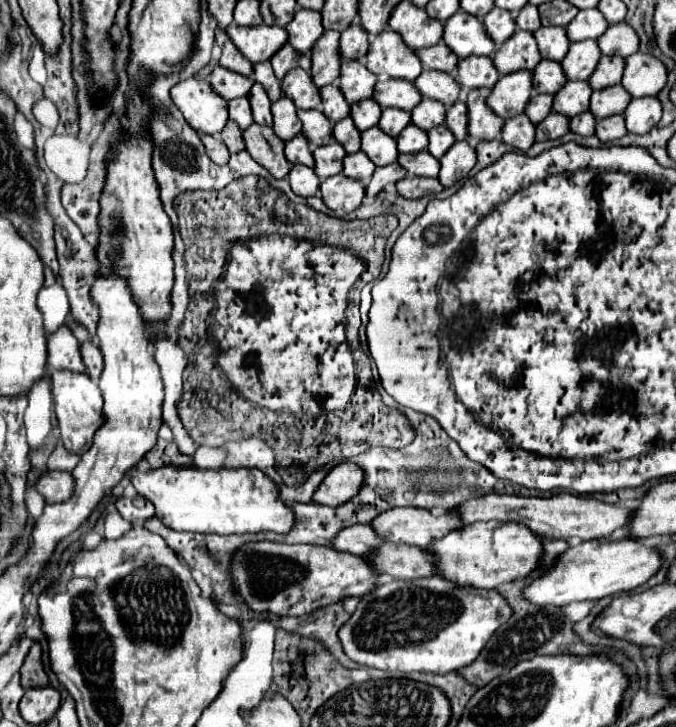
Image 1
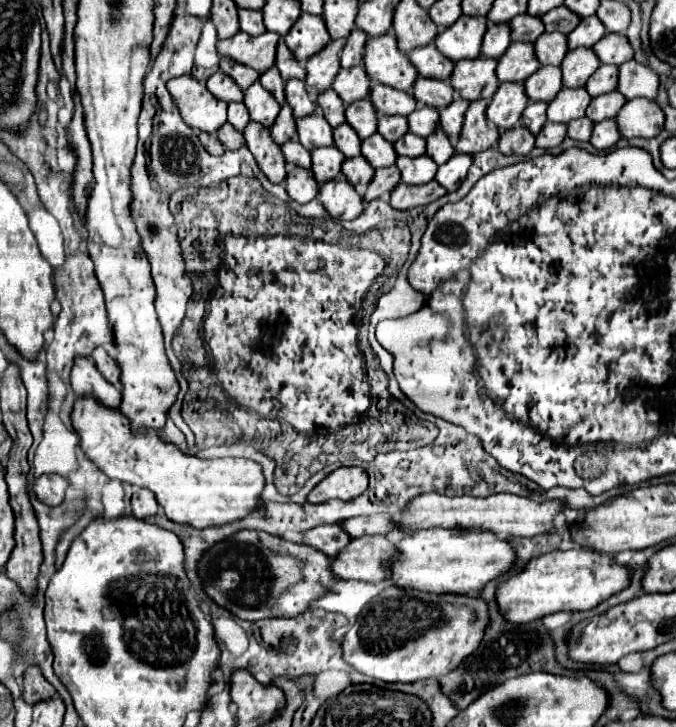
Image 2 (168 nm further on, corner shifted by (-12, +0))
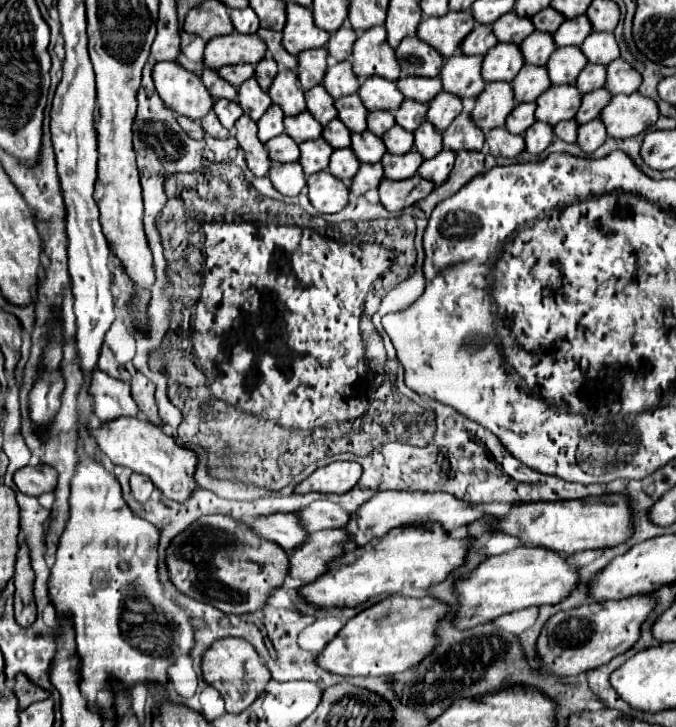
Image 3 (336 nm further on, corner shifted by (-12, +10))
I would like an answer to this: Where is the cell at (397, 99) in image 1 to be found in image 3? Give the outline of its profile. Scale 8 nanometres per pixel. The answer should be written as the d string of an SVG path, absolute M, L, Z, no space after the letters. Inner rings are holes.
M380 76L366 78L362 82L358 94L370 112L374 112L374 110L396 112L396 108L400 108L402 100L404 100L404 94L396 88L396 84L390 80L384 80Z

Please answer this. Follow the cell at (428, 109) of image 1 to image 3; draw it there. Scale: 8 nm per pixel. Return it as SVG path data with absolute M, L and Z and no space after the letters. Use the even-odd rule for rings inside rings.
M404 100L398 108L398 112L394 114L394 118L402 128L414 132L424 122L424 112L428 112L428 104L420 104L420 102L414 102L414 100Z

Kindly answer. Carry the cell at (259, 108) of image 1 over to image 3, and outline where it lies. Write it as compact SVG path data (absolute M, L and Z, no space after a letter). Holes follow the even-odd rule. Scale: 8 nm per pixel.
M250 78L248 82L244 82L238 88L238 102L240 102L244 114L248 114L256 122L264 116L264 112L272 104L270 96L256 84L256 78Z

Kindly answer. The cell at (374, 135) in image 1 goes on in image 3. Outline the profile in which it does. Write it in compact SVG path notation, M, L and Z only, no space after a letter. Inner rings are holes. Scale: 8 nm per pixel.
M362 132L362 134L352 134L352 150L356 152L360 162L380 162L380 156L386 154L384 140L376 136L374 132Z

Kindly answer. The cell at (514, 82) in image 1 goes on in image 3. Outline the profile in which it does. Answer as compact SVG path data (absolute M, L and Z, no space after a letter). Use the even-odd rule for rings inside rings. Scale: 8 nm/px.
M488 82L484 92L476 98L476 106L472 110L472 120L484 132L488 132L496 126L504 126L506 118L514 106L516 106L516 98L512 92L512 84Z

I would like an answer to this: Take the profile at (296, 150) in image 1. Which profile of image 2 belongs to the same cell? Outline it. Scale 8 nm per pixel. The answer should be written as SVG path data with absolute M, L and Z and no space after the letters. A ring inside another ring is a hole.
M290 140L290 142L286 142L286 144L282 144L280 146L280 150L282 150L282 154L284 154L284 160L290 164L290 162L294 162L296 166L300 166L300 168L308 168L308 166L312 166L312 160L308 158L308 150L304 148L304 146L300 146L300 142L296 142L296 140Z

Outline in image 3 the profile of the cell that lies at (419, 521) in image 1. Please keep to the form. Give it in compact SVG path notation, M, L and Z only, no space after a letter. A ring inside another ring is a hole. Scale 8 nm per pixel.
M318 500L298 510L298 516L302 518L302 524L308 532L318 532L326 528L344 528L344 524L348 524L350 514L352 512L342 510L338 504L330 500Z

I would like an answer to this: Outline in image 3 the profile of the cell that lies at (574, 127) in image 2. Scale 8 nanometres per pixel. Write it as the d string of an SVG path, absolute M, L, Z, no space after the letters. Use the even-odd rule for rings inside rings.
M564 120L560 124L554 126L554 134L566 142L576 142L576 136L578 136L578 128L580 124L576 124L576 120Z

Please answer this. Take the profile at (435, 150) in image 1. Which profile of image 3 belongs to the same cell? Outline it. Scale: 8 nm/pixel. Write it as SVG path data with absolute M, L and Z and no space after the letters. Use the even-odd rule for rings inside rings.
M424 122L416 132L414 132L416 140L414 140L414 148L428 160L434 158L440 150L442 150L442 140L440 140L440 132L434 128L434 124Z

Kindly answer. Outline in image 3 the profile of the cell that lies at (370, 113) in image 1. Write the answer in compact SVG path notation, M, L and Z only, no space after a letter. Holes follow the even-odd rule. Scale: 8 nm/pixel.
M350 94L336 100L338 118L350 128L350 132L364 132L366 130L366 118L368 110L364 108L358 94Z

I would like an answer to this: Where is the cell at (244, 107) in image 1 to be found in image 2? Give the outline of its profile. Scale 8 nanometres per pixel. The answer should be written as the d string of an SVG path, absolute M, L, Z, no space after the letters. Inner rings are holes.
M232 102L232 104L228 104L228 122L230 122L238 132L244 130L244 126L248 124L248 120L250 120L250 116L248 116L248 110L246 110L246 106L244 106L242 102Z

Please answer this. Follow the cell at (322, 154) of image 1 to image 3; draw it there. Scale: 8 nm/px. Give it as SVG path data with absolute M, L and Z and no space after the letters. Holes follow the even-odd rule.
M318 138L318 140L308 140L308 142L302 142L300 144L300 164L304 168L306 174L316 174L320 170L326 170L328 168L328 160L332 156L332 146L324 140L324 138Z

